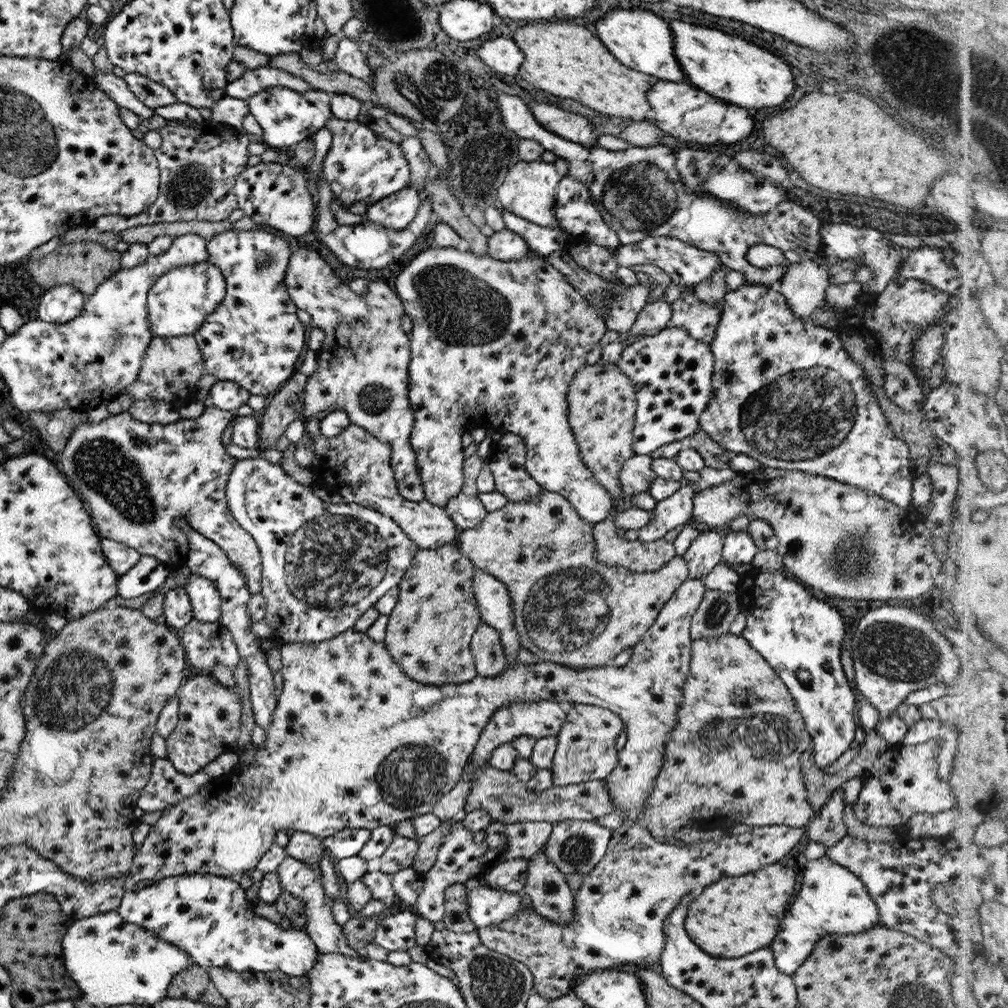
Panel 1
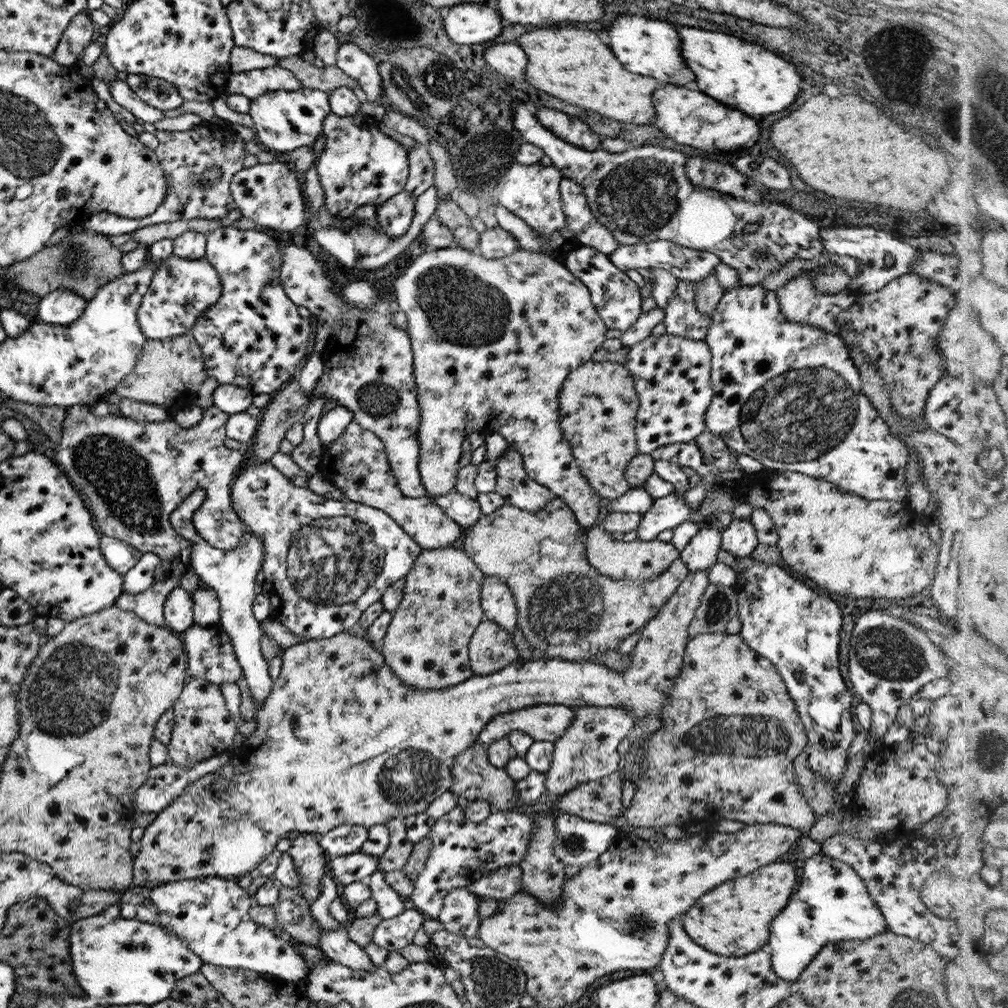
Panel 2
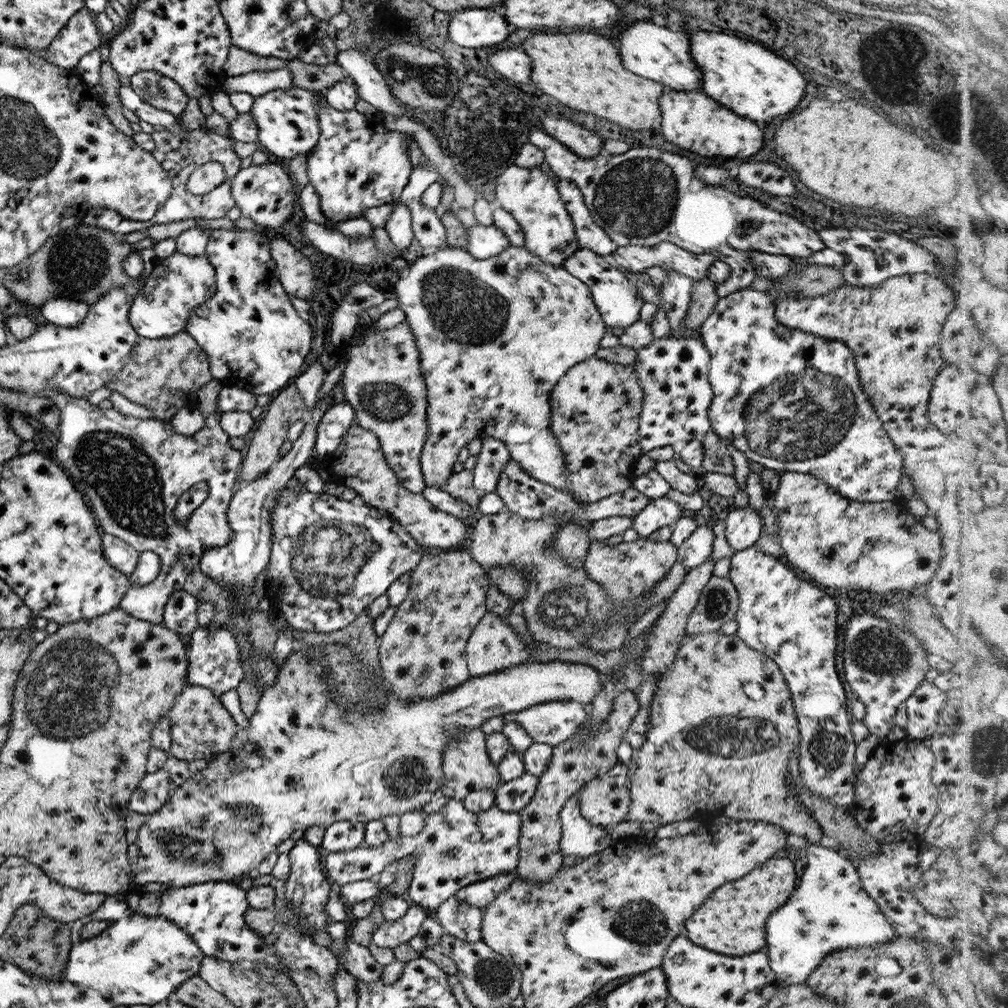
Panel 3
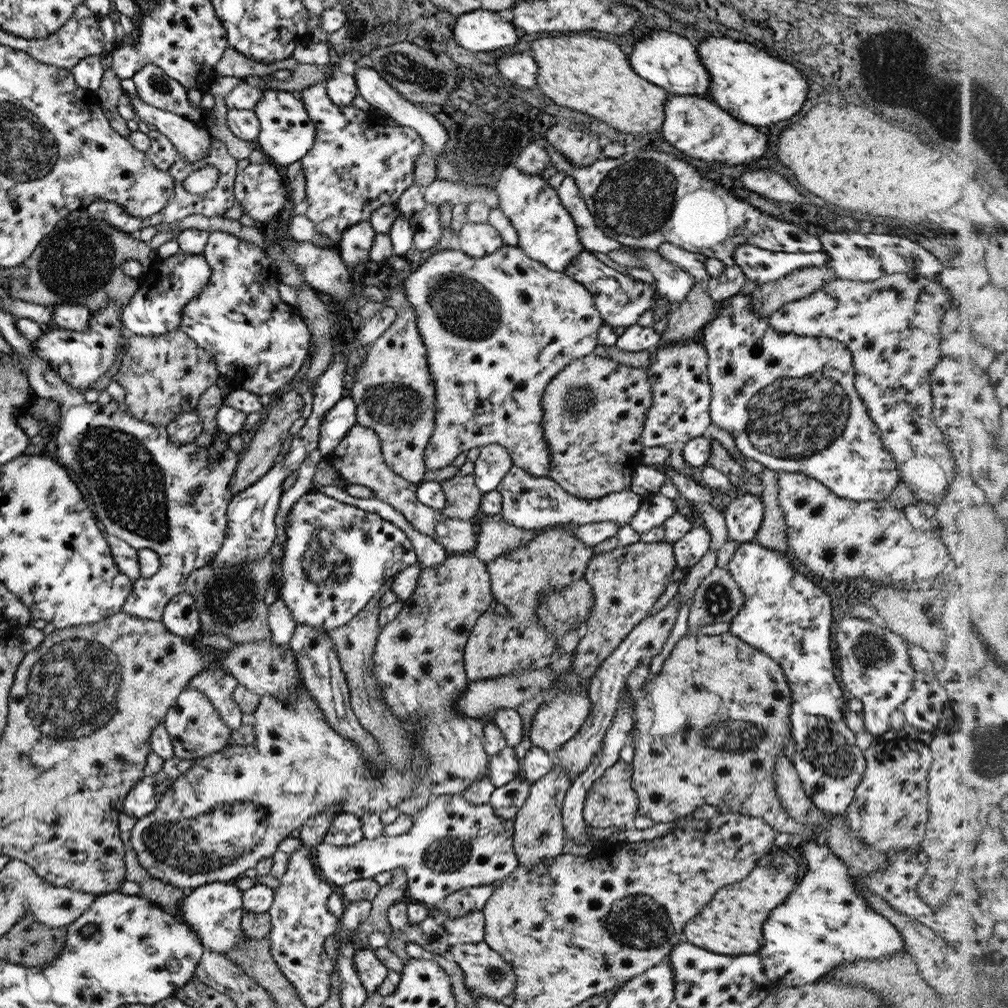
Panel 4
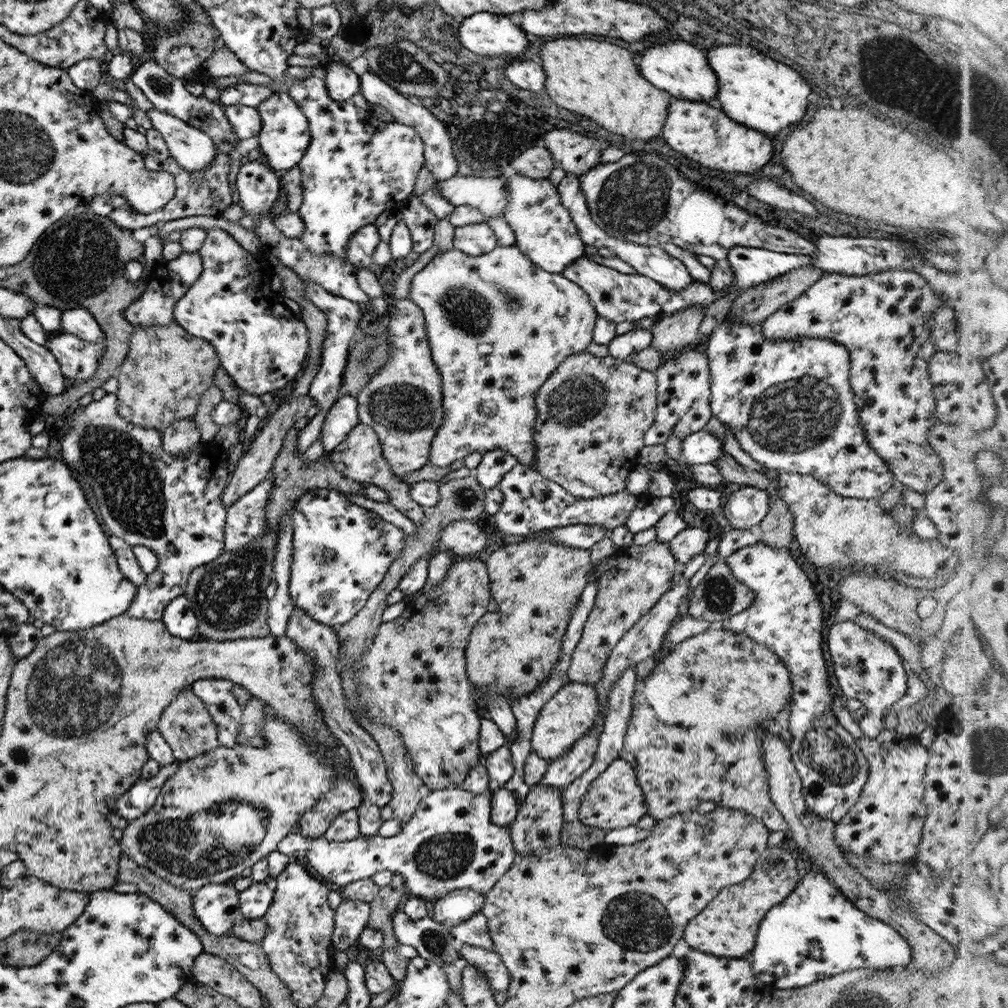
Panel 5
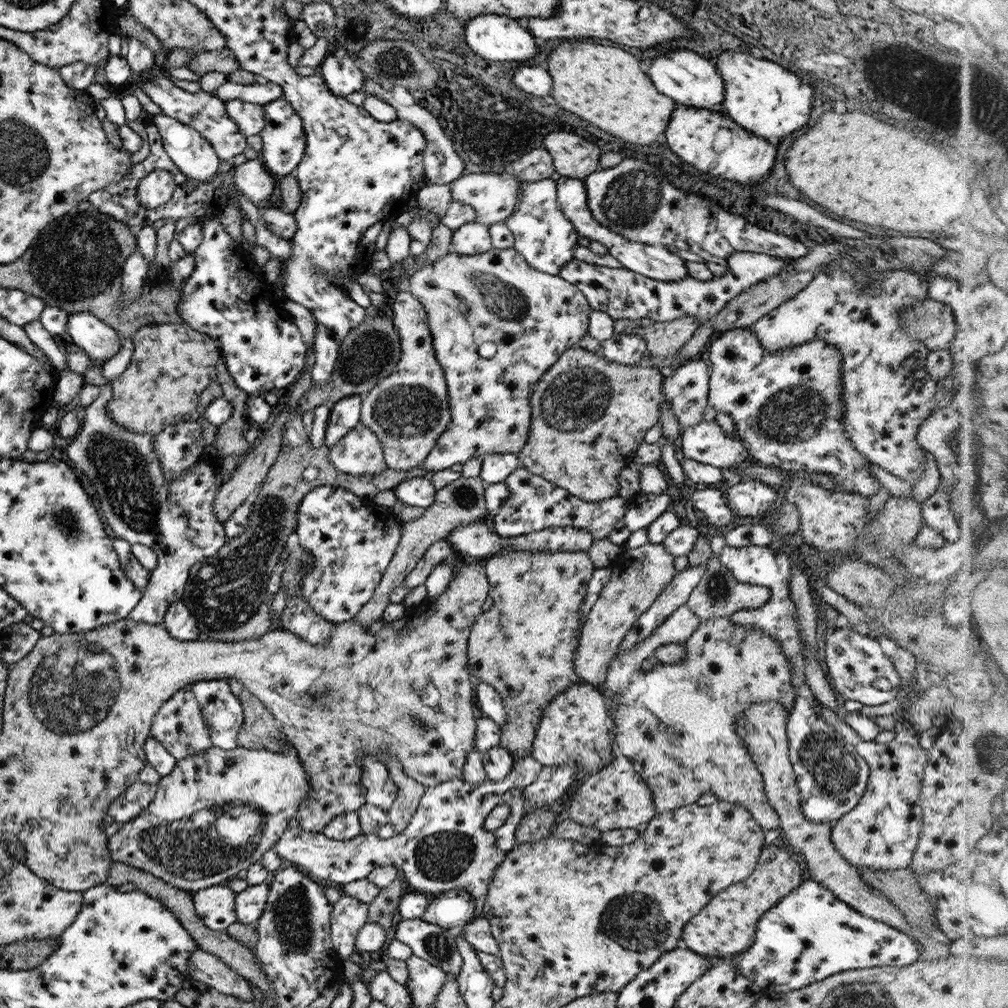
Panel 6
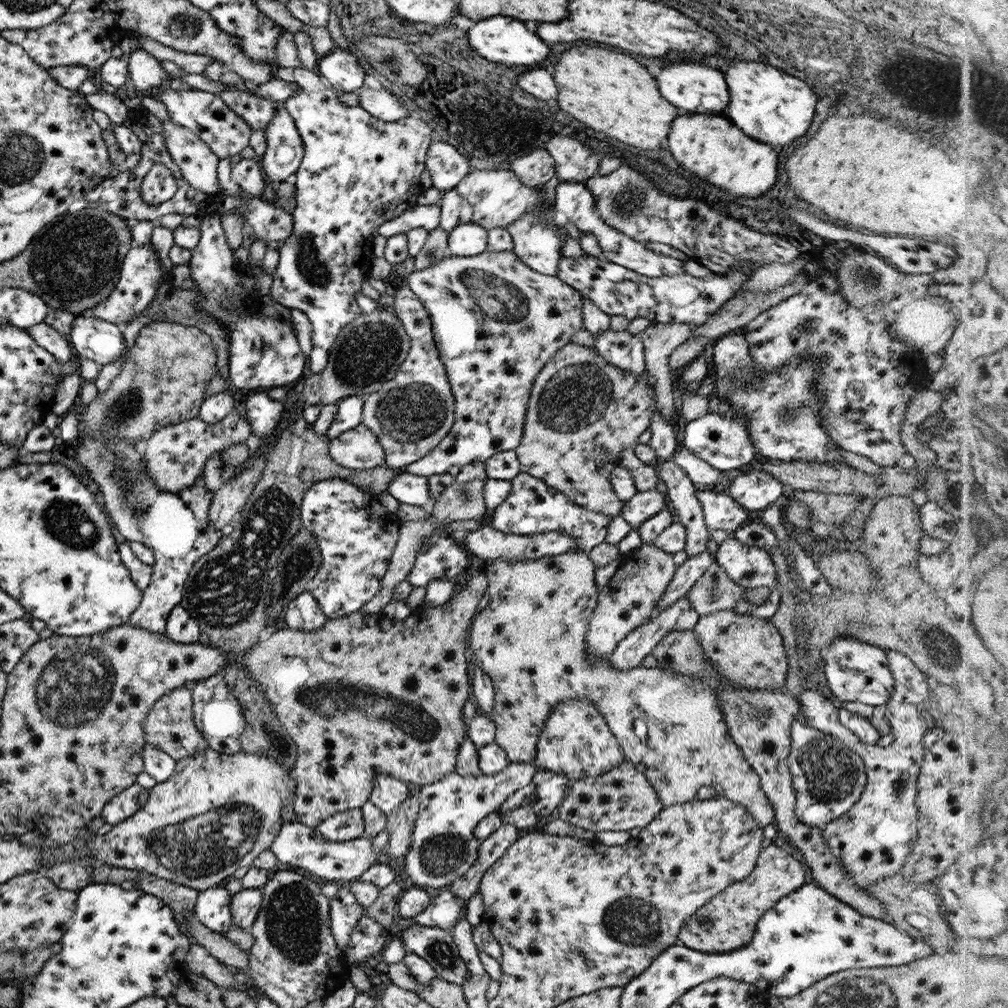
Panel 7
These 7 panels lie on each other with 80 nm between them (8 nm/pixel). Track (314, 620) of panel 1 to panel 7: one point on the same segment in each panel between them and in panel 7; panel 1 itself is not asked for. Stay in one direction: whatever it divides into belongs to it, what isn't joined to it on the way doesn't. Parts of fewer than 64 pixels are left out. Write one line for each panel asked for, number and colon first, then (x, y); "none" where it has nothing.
2: (342, 556)
3: (329, 558)
4: (335, 557)
5: (340, 552)
6: (351, 540)
7: (355, 534)

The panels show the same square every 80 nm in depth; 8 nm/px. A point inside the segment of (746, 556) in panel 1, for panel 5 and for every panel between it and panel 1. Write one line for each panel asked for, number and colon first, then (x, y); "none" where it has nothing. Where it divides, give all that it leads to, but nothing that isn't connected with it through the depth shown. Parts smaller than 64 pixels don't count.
2: (738, 538)
3: (742, 527)
4: (742, 517)
5: (744, 508)

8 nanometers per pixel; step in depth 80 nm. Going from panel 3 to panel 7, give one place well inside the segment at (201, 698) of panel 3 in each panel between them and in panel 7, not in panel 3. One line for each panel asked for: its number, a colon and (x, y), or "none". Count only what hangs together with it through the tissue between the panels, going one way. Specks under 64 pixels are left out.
4: (195, 728)
5: (187, 727)
6: (178, 725)
7: (169, 726)

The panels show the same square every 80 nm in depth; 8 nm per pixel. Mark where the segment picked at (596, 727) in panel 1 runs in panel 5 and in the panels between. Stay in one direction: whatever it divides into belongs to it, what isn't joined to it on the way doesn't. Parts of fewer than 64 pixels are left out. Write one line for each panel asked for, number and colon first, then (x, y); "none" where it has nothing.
2: (585, 751)
3: (576, 760)
4: (538, 837)
5: (536, 826)

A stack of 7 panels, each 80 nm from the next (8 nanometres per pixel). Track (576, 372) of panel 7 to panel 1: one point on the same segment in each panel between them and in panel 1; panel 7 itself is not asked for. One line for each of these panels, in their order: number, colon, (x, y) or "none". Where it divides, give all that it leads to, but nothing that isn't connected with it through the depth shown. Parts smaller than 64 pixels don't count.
1: (601, 404)
2: (597, 402)
3: (594, 407)
4: (593, 410)
5: (591, 413)
6: (588, 415)

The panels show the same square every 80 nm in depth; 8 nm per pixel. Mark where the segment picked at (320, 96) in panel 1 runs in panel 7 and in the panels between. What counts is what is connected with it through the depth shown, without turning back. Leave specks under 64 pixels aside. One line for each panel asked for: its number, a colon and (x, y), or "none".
2: (283, 120)
3: (286, 120)
4: (286, 133)
5: (284, 134)
6: (282, 138)
7: (283, 152)

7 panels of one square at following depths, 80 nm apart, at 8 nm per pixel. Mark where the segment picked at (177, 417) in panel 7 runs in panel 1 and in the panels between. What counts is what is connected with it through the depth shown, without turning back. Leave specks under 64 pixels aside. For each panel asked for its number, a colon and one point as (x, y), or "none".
1: (170, 367)
2: (170, 371)
3: (163, 375)
4: (162, 375)
5: (166, 370)
6: (171, 365)

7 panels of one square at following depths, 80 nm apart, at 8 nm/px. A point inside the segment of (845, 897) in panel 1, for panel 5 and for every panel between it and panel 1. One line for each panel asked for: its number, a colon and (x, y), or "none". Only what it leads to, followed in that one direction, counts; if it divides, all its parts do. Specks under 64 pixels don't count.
2: (830, 904)
3: (828, 910)
4: (824, 922)
5: (814, 933)

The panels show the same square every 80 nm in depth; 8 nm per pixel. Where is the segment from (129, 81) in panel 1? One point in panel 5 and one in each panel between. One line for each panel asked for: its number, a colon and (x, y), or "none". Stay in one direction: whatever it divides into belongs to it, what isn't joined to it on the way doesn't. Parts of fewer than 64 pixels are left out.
2: (156, 92)
3: (154, 88)
4: (152, 85)
5: (167, 94)

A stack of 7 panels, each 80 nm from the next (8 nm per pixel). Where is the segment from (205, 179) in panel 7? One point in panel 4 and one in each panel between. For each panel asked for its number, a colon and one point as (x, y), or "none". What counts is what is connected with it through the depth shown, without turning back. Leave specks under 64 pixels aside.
4: (191, 141)
5: (193, 150)
6: (190, 152)

